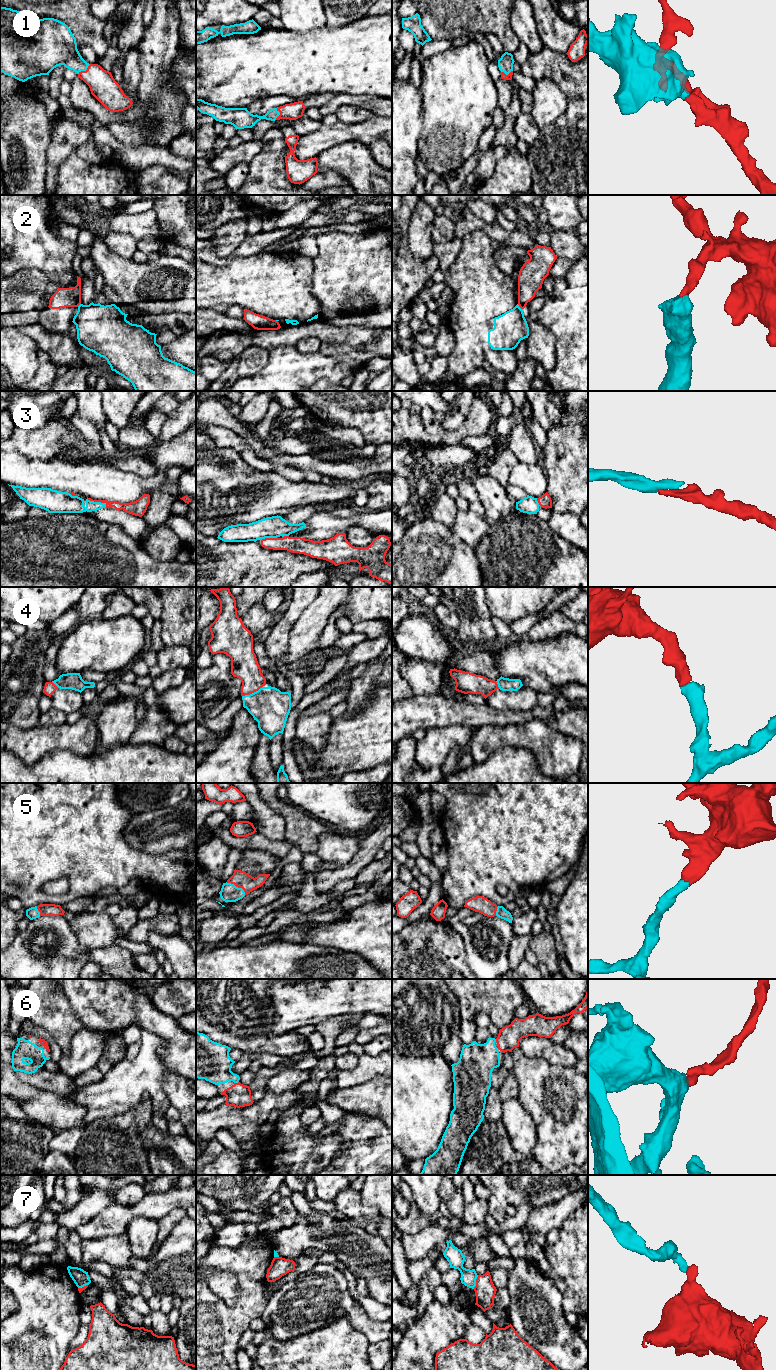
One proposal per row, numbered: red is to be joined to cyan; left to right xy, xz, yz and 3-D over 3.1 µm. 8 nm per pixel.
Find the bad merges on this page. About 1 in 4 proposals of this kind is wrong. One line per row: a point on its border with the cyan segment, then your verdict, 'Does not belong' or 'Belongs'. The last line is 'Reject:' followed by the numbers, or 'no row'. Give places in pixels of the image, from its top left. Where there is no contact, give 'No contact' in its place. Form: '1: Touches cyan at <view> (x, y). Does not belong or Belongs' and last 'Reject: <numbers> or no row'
1: Touches cyan at xy (84, 70). Belongs
2: Touches cyan at yz (519, 307). Does not belong
3: Touches cyan at xy (97, 502). Belongs
4: Touches cyan at xz (252, 693). Belongs
5: Touches cyan at xz (237, 887). Belongs
6: Touches cyan at xz (236, 1082). Belongs
7: Touches cyan at yz (475, 1282). Does not belong
Reject: 2, 7

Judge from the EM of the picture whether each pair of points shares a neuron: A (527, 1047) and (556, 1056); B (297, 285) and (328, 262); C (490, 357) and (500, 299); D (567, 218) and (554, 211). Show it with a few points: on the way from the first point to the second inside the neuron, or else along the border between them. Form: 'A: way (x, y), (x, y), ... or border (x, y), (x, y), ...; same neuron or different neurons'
A: way (534, 1047), (542, 1047), (549, 1051); same neuron
B: border (312, 259), (312, 294), (315, 297); different neurons
C: border (514, 348), (487, 349), (483, 360); different neurons
D: way (564, 215), (557, 211); same neuron

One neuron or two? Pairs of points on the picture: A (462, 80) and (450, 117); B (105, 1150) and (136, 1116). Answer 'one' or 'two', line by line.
A: one
B: one

